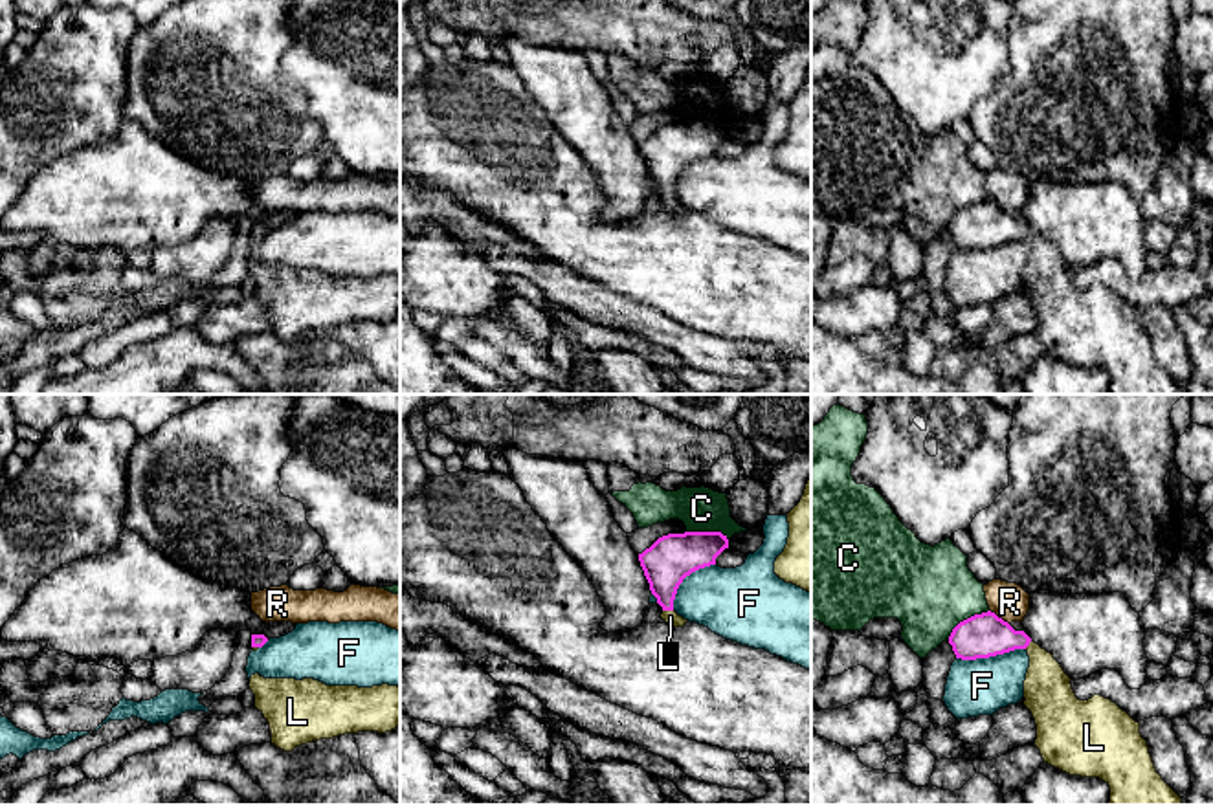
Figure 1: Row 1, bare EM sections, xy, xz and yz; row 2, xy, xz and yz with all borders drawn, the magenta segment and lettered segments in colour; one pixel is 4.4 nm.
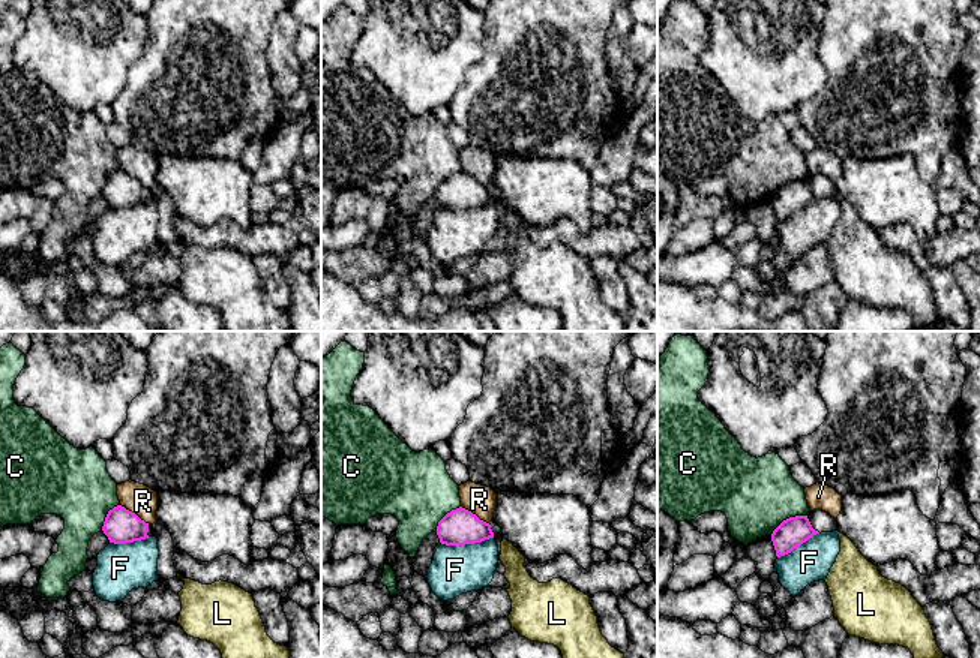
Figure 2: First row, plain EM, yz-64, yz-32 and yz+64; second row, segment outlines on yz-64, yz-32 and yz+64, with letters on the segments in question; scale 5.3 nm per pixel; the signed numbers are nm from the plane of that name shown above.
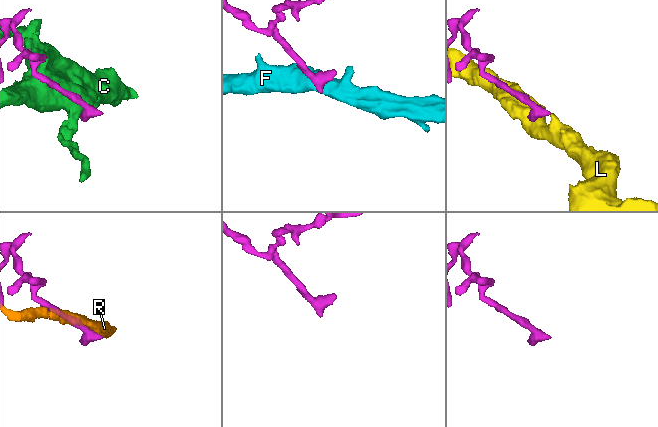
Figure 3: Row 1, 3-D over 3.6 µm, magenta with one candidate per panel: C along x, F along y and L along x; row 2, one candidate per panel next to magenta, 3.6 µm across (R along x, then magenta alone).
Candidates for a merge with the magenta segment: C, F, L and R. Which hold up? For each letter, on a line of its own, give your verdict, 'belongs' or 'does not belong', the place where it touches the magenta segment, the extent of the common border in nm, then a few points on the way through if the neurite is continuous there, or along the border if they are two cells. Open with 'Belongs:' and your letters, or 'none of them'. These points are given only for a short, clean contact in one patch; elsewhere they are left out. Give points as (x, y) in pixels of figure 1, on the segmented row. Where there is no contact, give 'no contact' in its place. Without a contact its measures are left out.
Belongs: L
C: does not belong | yz (968, 618) | 220 nm
F: does not belong | yz (990, 655) | 300 nm | along yz (1024, 648), (988, 657), (957, 659)
L: belongs | xz (668, 609) | 50 nm | across xz (672, 558), (667, 563), (668, 609), (670, 617)
R: does not belong | yz (997, 617) | 110 nm

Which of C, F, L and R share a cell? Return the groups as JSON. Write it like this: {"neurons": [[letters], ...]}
{"neurons": [["C"], ["F"], ["L"], ["R"]]}

